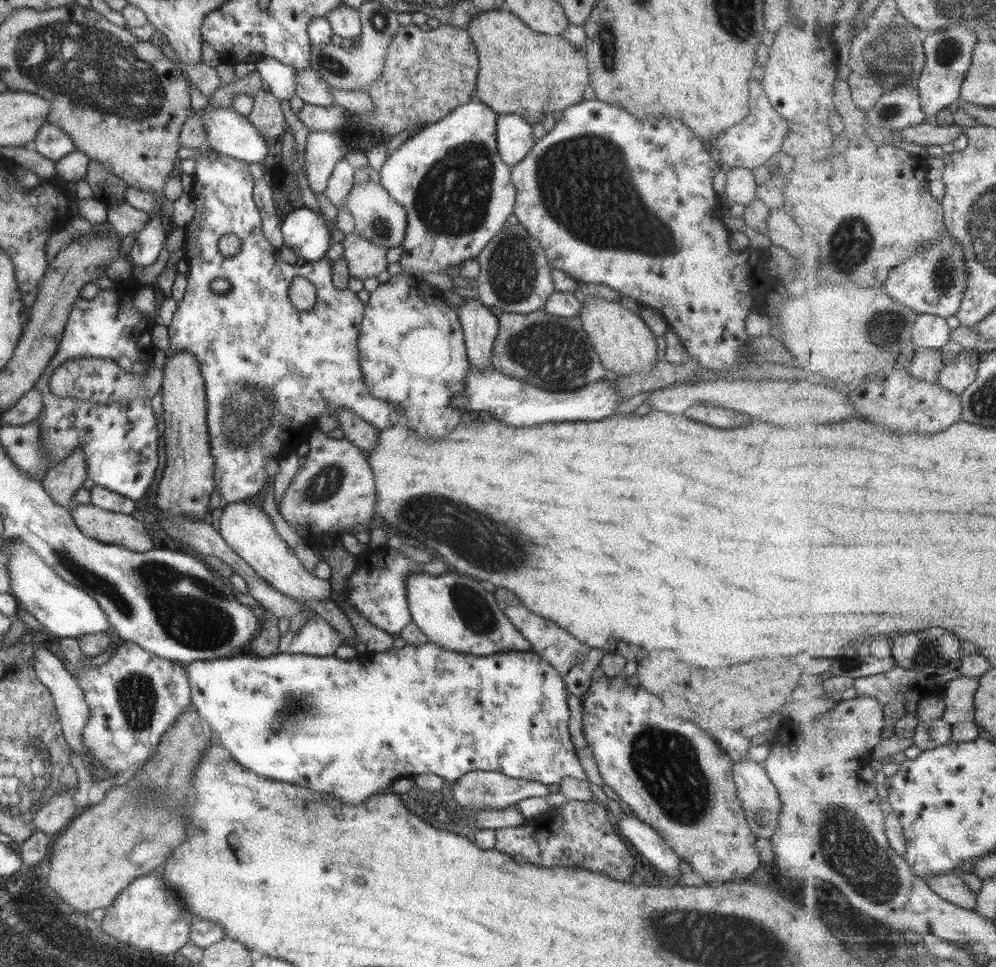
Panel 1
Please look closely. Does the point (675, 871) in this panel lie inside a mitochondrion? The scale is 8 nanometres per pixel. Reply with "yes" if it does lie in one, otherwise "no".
no

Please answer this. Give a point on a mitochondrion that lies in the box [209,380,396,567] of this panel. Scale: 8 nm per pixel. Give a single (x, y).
(325, 484)

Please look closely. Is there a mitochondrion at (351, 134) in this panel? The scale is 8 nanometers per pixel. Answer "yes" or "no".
no

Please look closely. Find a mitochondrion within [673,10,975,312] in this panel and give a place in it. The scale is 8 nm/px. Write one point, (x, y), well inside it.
(893, 54)

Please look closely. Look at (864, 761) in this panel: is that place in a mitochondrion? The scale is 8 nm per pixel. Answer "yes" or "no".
no

